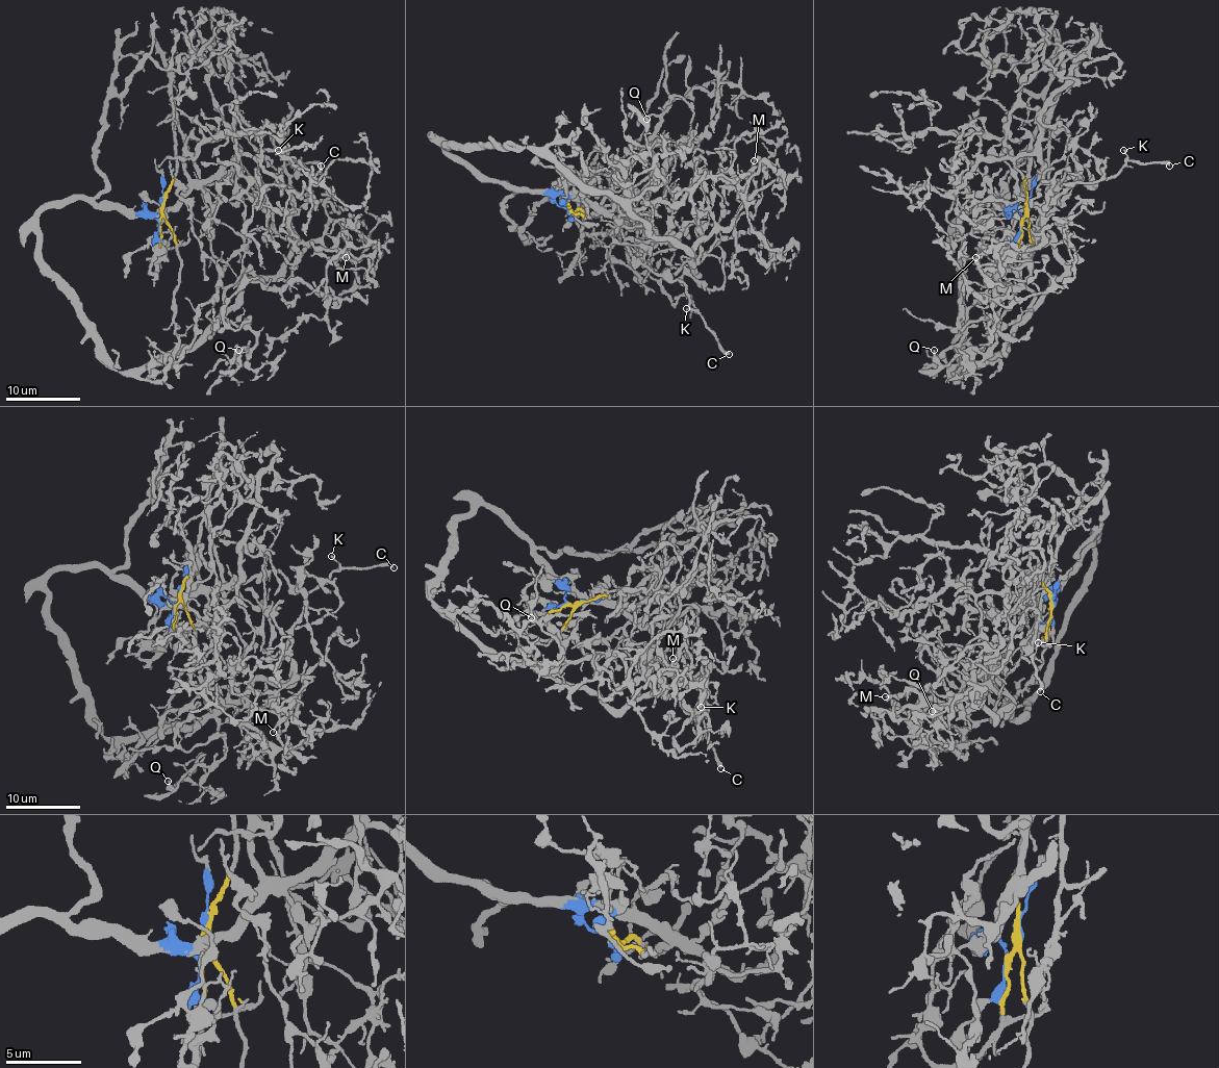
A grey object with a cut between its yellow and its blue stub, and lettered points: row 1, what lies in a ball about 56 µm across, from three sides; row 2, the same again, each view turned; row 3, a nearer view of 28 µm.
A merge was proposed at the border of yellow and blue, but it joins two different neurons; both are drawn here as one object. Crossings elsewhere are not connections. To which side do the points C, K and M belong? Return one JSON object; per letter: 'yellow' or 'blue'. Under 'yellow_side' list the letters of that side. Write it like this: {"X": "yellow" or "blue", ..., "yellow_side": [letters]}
{"C": "yellow", "K": "yellow", "M": "blue", "yellow_side": ["C", "K"]}

